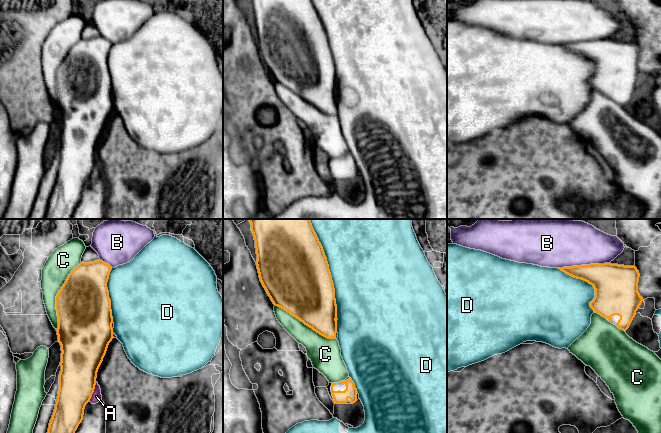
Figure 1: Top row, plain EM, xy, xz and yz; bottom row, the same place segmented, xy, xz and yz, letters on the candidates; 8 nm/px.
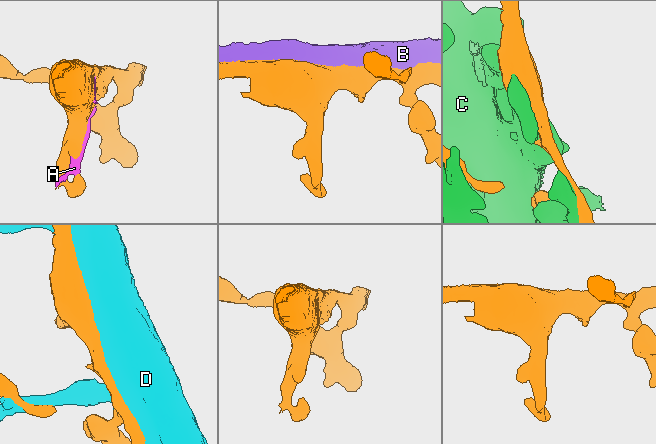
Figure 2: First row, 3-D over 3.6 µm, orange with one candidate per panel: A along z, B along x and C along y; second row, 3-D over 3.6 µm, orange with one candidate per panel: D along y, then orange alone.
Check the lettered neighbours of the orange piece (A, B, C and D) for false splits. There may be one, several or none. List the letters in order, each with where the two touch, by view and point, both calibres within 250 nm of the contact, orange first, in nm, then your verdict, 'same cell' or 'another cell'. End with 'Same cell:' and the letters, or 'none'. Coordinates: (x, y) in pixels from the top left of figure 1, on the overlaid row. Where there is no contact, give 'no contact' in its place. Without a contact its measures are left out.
A: meets orange in xy at (93, 391); 300 nm thick on the orange side, 80 nm on the other; another cell
B: meets orange in yz at (583, 265); 280 nm thick on the orange side, 380 nm on the other; another cell
C: meets orange in xy at (56, 296); 440 nm thick on the orange side, 220 nm on the other; another cell
D: meets orange in xz at (328, 269); 500 nm thick on the orange side, 480 nm on the other; another cell
Same cell: none

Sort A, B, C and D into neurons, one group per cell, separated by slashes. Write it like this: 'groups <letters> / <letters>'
groups A D / B / C

